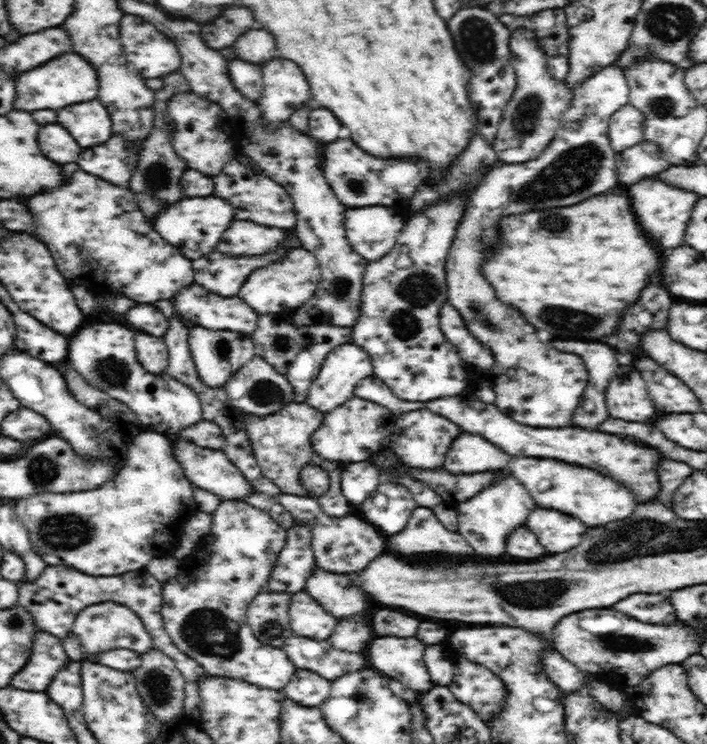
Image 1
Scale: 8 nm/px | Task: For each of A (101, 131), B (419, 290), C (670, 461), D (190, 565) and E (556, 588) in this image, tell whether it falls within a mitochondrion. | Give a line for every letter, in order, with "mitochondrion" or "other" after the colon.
A: other
B: mitochondrion
C: other
D: other
E: mitochondrion

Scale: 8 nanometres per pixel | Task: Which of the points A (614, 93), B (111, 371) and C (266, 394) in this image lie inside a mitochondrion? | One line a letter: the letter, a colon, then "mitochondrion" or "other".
A: other
B: mitochondrion
C: mitochondrion

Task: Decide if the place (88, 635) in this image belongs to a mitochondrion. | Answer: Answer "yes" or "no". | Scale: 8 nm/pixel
yes

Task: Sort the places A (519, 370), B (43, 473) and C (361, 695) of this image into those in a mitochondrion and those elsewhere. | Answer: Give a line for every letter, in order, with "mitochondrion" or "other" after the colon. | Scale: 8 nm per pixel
A: other
B: mitochondrion
C: mitochondrion

